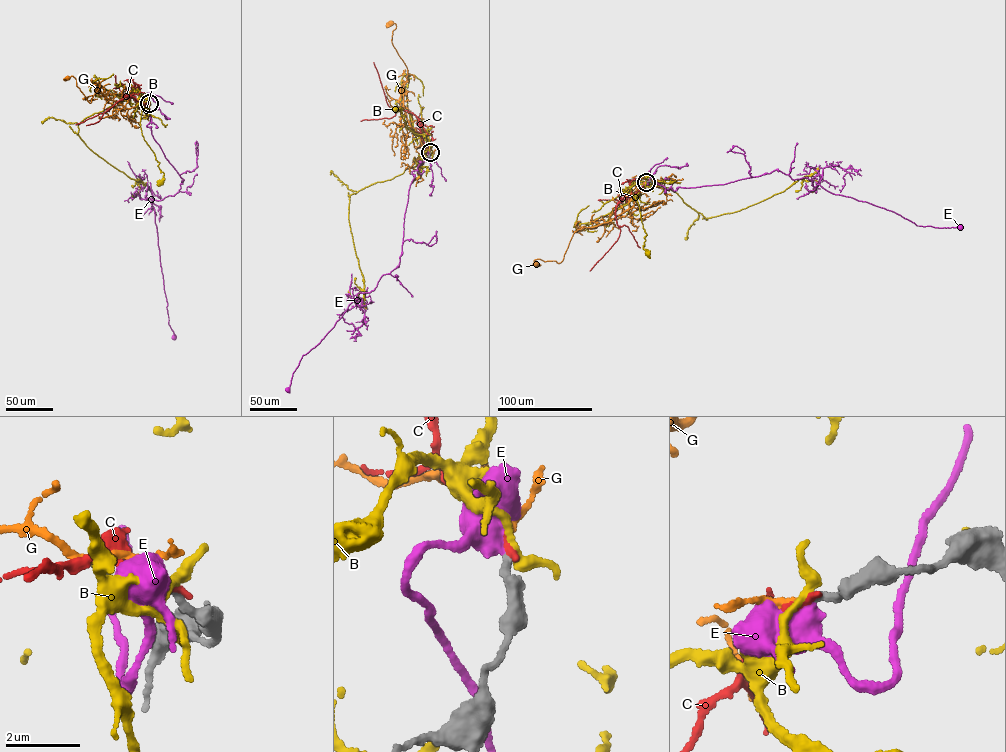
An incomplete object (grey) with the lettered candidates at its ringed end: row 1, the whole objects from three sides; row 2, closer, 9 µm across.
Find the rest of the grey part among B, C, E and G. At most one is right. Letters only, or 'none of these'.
G

